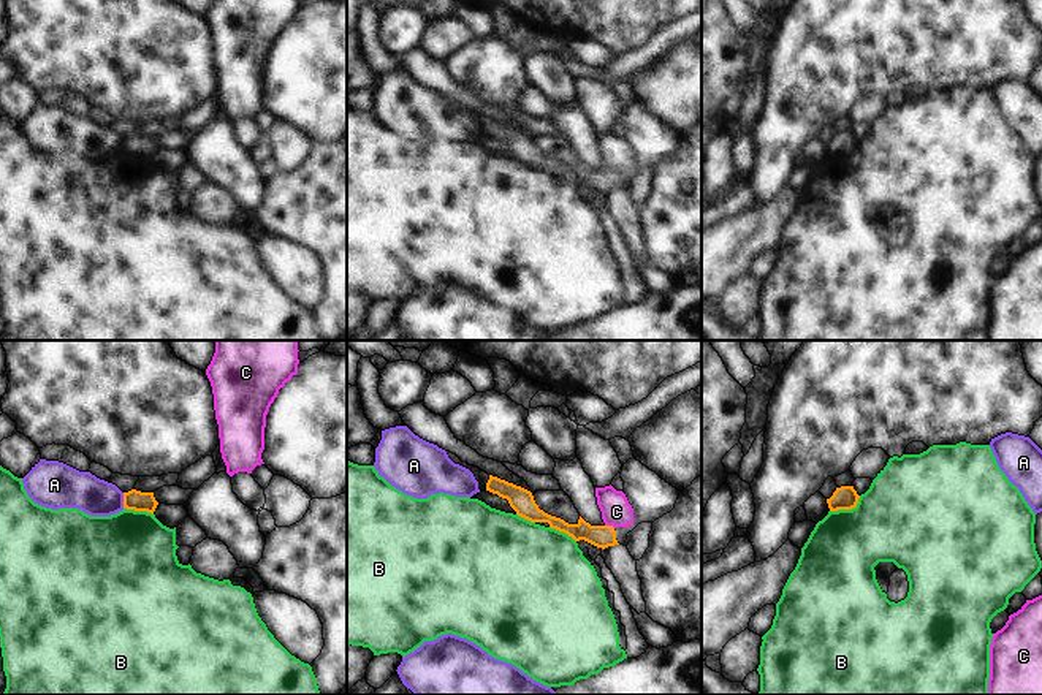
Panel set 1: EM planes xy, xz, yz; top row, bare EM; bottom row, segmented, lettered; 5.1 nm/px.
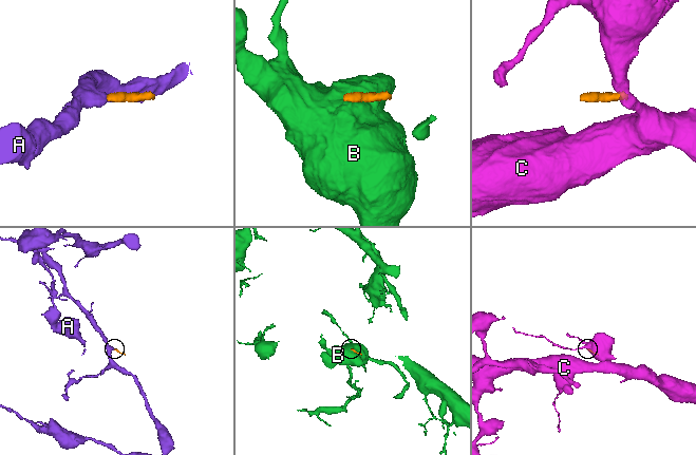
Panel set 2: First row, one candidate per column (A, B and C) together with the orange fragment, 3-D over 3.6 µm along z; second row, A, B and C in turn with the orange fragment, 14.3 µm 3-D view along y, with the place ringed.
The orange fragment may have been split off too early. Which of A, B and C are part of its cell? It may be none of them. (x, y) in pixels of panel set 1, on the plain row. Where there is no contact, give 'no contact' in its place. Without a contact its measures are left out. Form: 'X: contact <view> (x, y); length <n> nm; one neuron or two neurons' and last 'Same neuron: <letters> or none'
A: contact xy (124, 146); length 80 nm; two neurons
B: contact yz (848, 154); length 180 nm; two neurons
C: contact xz (610, 171); length 50 nm; two neurons
Same neuron: none

